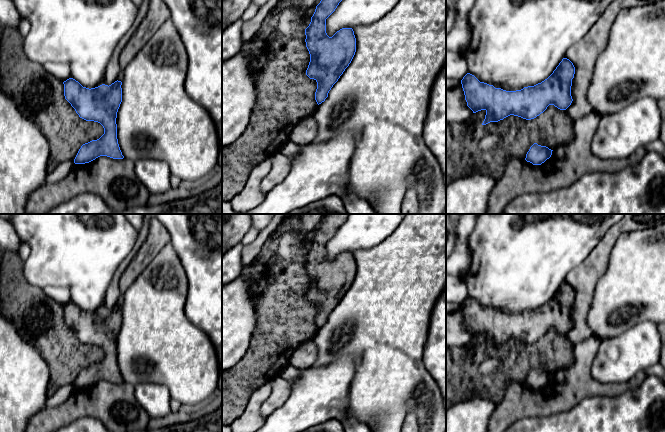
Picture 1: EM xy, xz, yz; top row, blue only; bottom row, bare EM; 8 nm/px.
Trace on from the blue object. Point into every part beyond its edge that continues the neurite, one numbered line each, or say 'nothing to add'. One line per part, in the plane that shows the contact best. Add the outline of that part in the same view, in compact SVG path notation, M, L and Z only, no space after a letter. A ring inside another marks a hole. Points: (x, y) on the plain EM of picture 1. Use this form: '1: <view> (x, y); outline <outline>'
nothing to add

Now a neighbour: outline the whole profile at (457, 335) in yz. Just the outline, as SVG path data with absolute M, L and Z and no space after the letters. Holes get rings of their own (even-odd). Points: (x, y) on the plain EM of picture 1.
M446 302L446 347L461 348L473 338L467 330L461 305Z

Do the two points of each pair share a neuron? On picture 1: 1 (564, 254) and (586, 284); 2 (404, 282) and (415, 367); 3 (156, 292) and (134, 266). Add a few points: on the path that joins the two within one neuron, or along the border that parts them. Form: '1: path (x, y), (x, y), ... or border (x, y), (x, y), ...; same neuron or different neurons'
1: border (591, 251), (568, 272), (564, 281); different neurons
2: path (404, 303), (404, 346); same neuron
3: border (155, 255), (125, 291); different neurons

